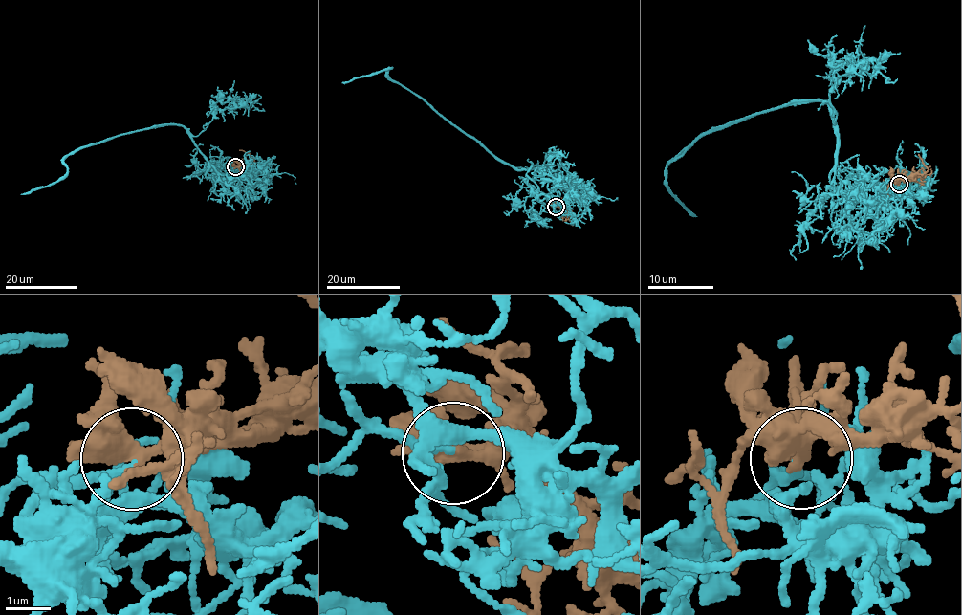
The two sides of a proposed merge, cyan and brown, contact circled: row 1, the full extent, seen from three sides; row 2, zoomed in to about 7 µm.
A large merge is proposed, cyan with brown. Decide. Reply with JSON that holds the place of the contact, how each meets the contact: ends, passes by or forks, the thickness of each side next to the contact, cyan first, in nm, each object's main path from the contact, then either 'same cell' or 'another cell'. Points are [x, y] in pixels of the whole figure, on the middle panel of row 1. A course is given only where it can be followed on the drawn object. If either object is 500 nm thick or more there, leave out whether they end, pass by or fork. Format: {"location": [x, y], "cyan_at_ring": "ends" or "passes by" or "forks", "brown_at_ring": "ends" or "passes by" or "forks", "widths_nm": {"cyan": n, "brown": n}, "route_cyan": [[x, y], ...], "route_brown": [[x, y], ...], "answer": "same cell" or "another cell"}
{"location": [556, 207], "cyan_at_ring": "ends", "brown_at_ring": "forks", "widths_nm": {"cyan": 200, "brown": 360}, "route_cyan": [[556, 206], [535, 196], [526, 173], [531, 166], [521, 168], [499, 161], [388, 76], [391, 68], [341, 82]], "route_brown": [[556, 206], [561, 207], [574, 222], [559, 216]], "answer": "same cell"}

